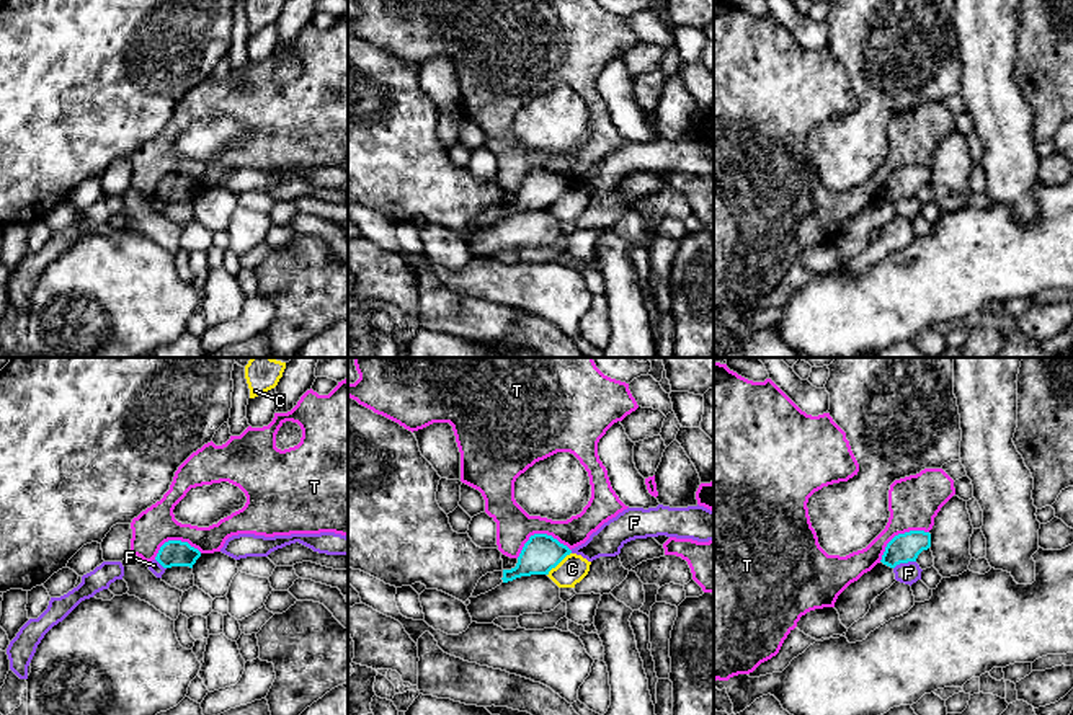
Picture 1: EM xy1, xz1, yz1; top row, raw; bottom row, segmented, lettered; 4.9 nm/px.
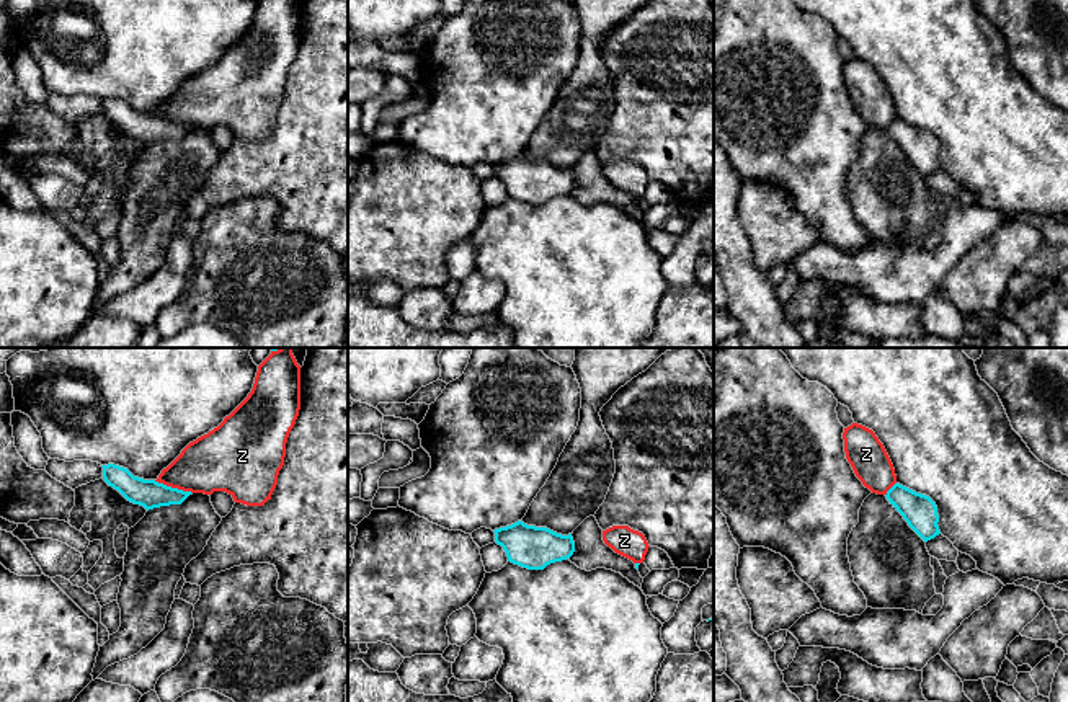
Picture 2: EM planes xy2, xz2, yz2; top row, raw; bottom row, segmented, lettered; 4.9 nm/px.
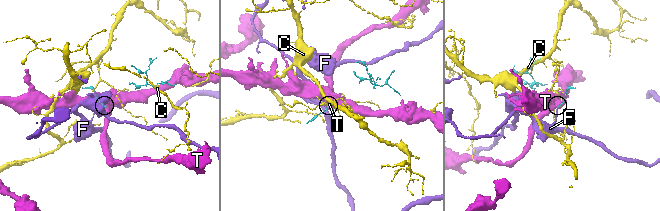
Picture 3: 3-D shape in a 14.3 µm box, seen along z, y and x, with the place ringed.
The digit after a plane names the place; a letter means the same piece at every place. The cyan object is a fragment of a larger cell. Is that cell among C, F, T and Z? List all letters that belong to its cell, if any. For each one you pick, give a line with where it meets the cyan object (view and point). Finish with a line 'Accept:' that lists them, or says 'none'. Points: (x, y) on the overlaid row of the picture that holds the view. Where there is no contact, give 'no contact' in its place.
Z: contact xy2 (173, 488)
Accept: Z

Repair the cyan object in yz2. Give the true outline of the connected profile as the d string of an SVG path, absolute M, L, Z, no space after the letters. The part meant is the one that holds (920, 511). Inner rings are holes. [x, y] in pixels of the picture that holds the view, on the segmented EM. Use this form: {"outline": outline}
{"outline": "M852 423L844 428L843 439L846 459L866 488L885 495L924 542L941 534L936 503L897 482L893 464L872 429Z"}

